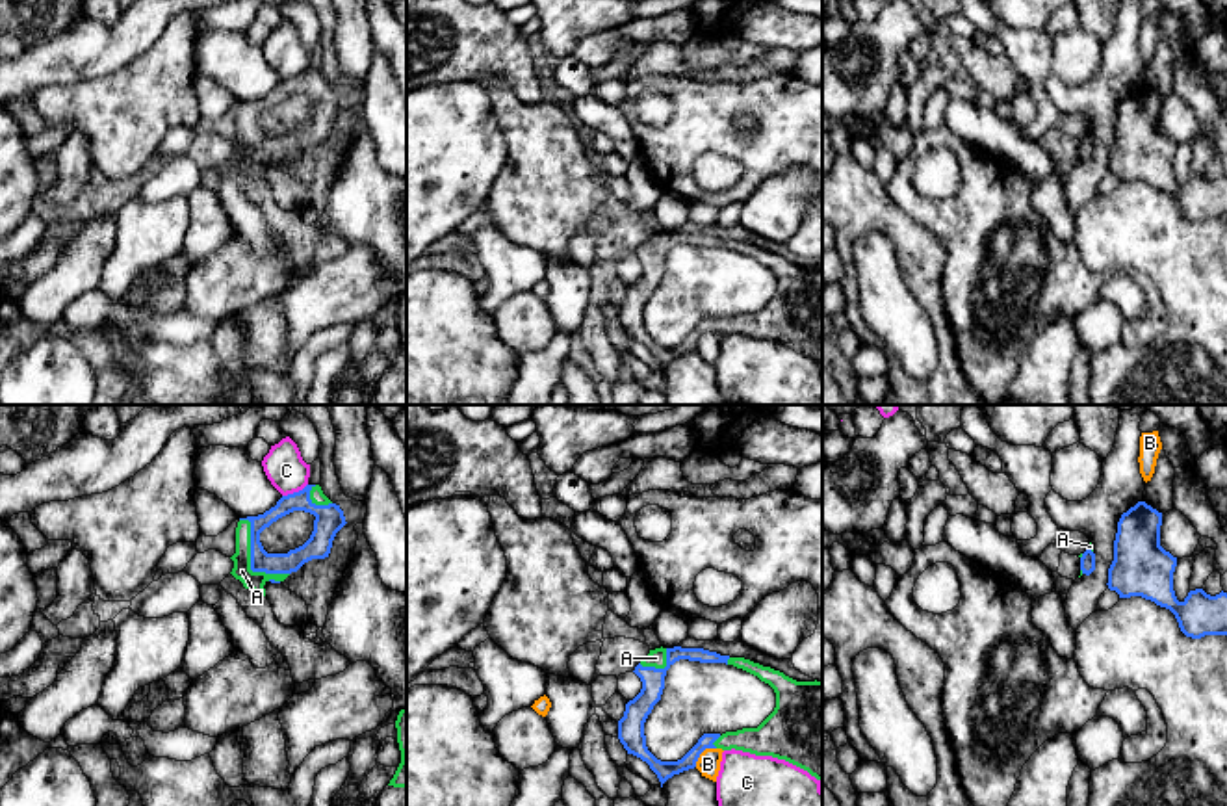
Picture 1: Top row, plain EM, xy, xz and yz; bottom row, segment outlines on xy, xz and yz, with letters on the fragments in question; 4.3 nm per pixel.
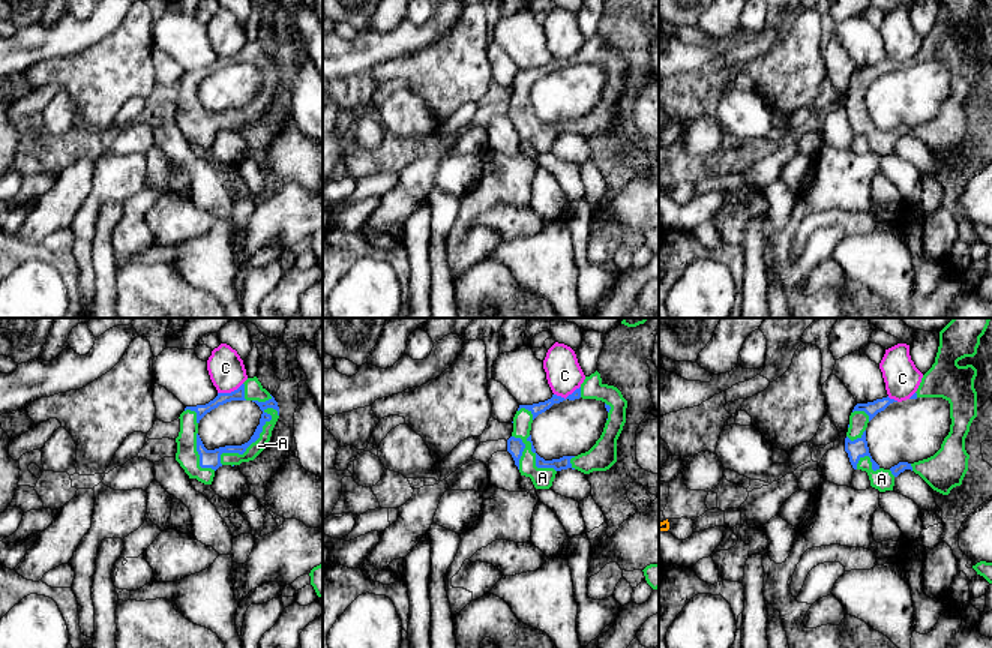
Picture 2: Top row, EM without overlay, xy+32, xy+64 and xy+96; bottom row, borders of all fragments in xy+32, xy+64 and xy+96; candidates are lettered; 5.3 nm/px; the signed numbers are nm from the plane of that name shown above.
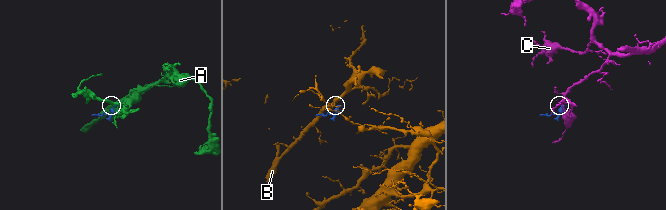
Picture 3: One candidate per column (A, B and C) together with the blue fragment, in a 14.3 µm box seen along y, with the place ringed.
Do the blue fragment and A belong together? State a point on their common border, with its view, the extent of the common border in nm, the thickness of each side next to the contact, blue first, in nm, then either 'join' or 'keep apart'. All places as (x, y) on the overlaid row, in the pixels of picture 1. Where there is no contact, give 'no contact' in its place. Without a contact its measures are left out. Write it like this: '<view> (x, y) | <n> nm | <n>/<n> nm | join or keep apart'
xy (251, 559) | 320 nm | 100/80 nm | join

